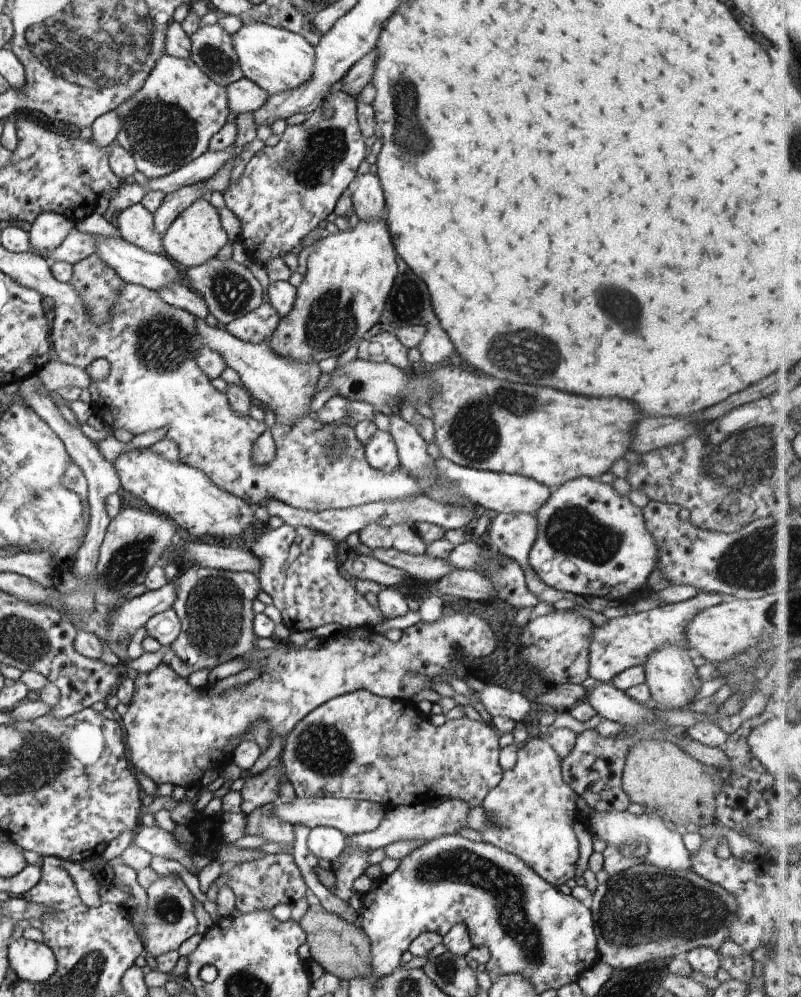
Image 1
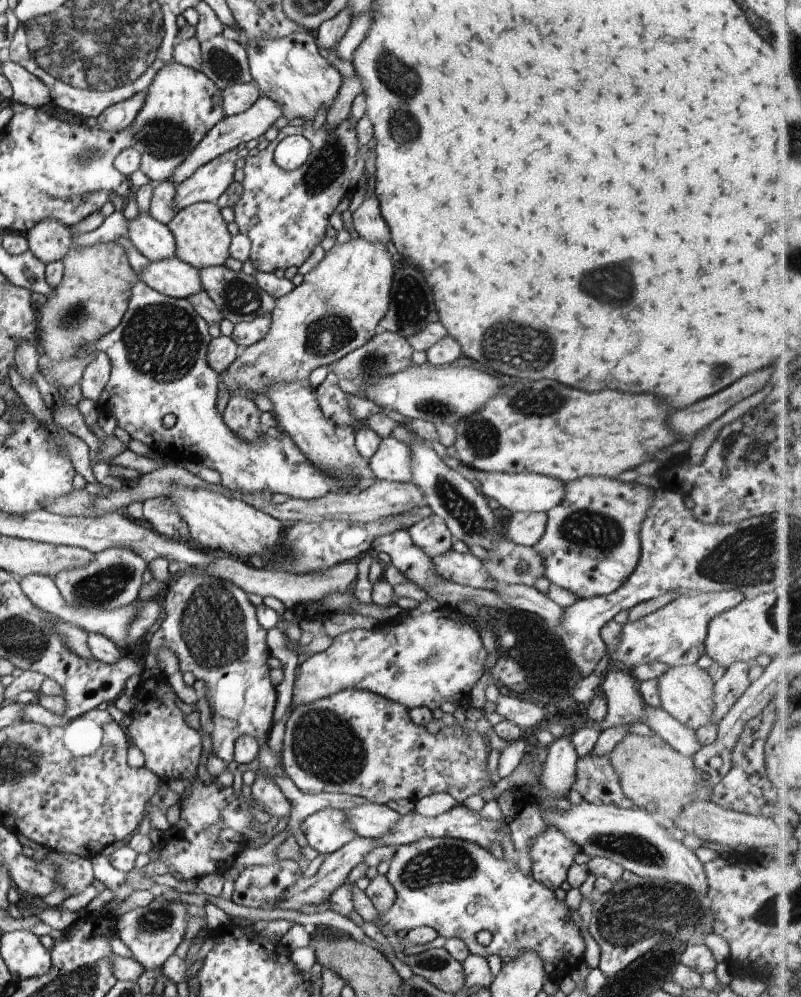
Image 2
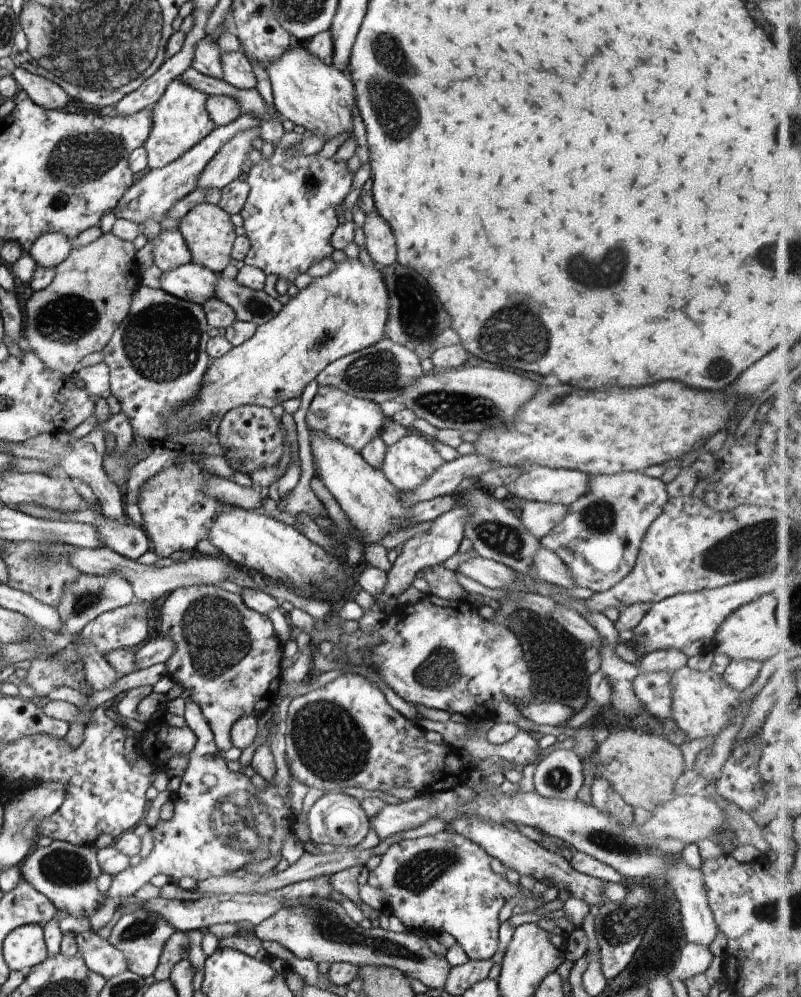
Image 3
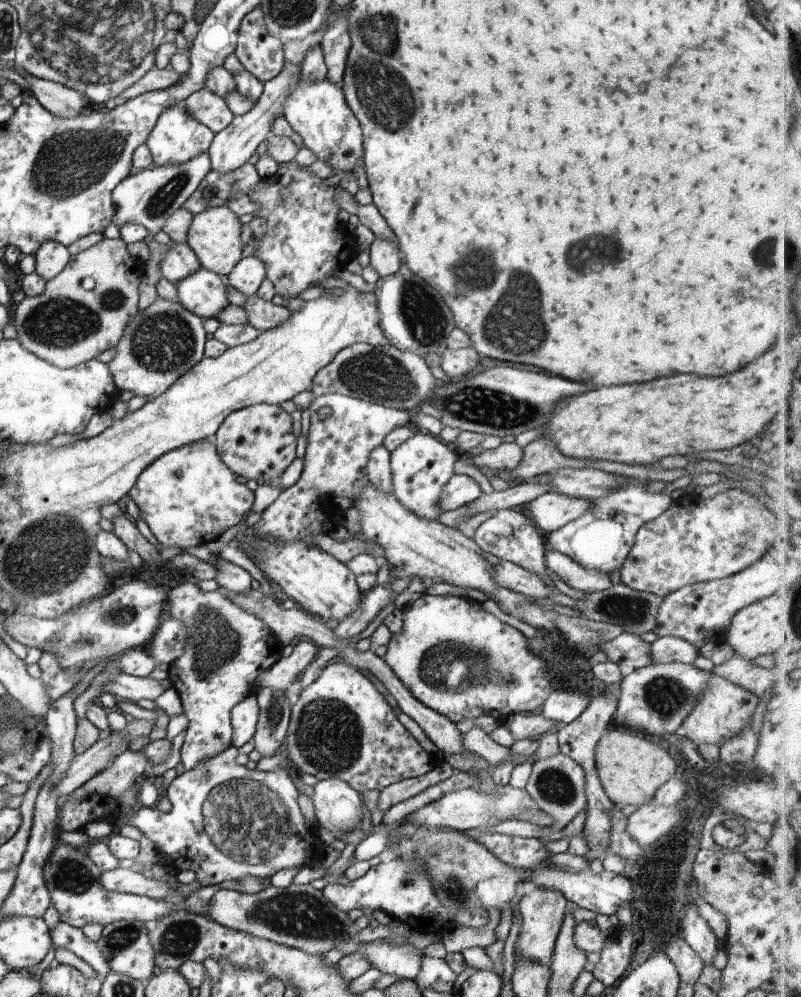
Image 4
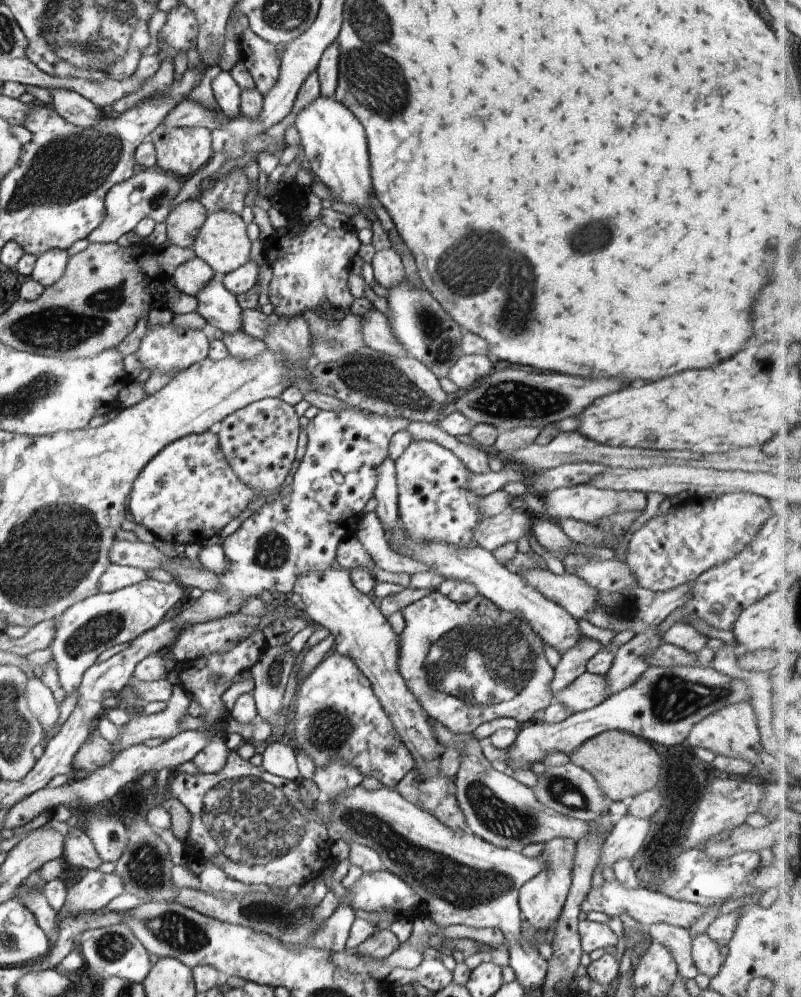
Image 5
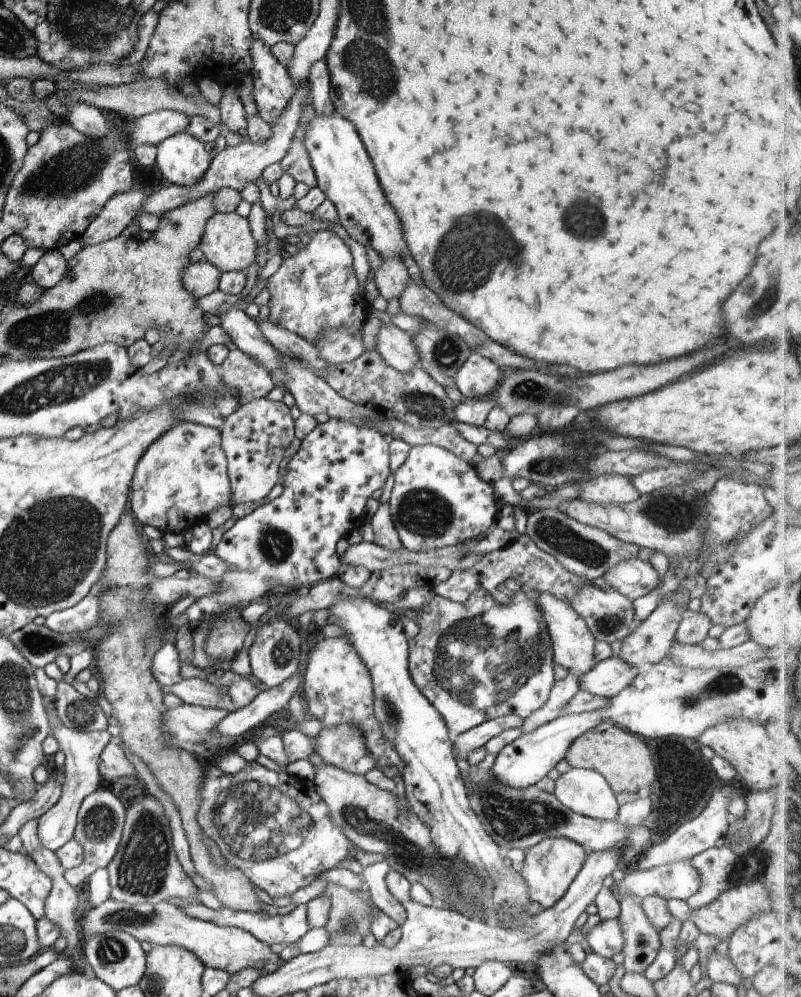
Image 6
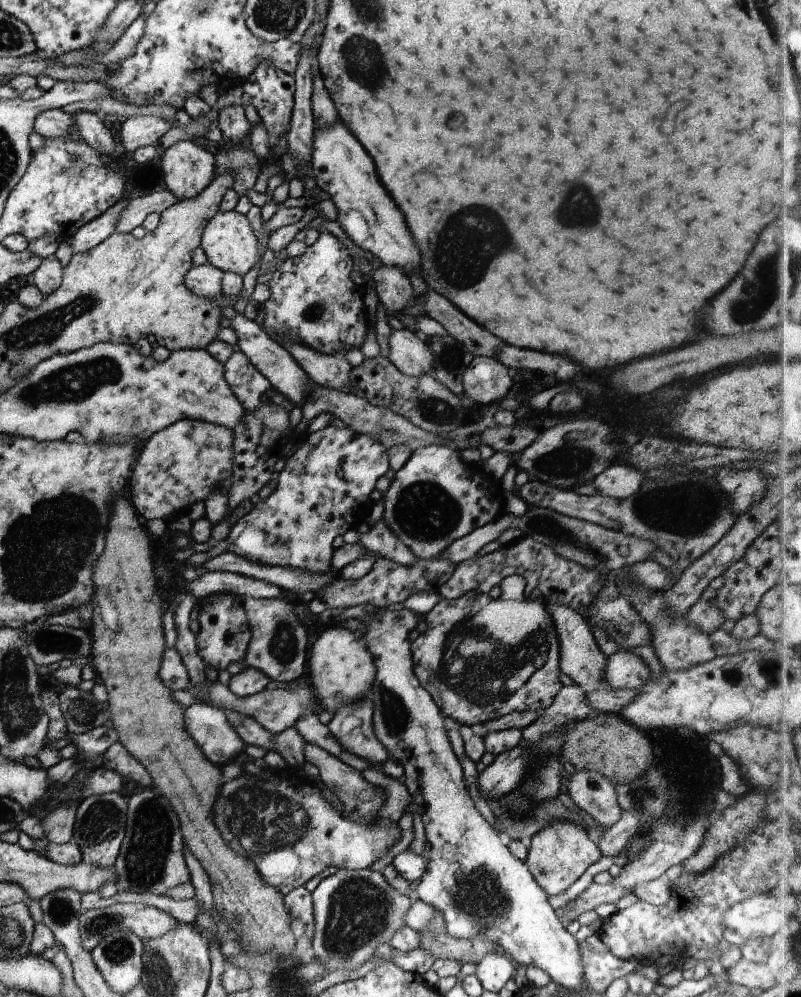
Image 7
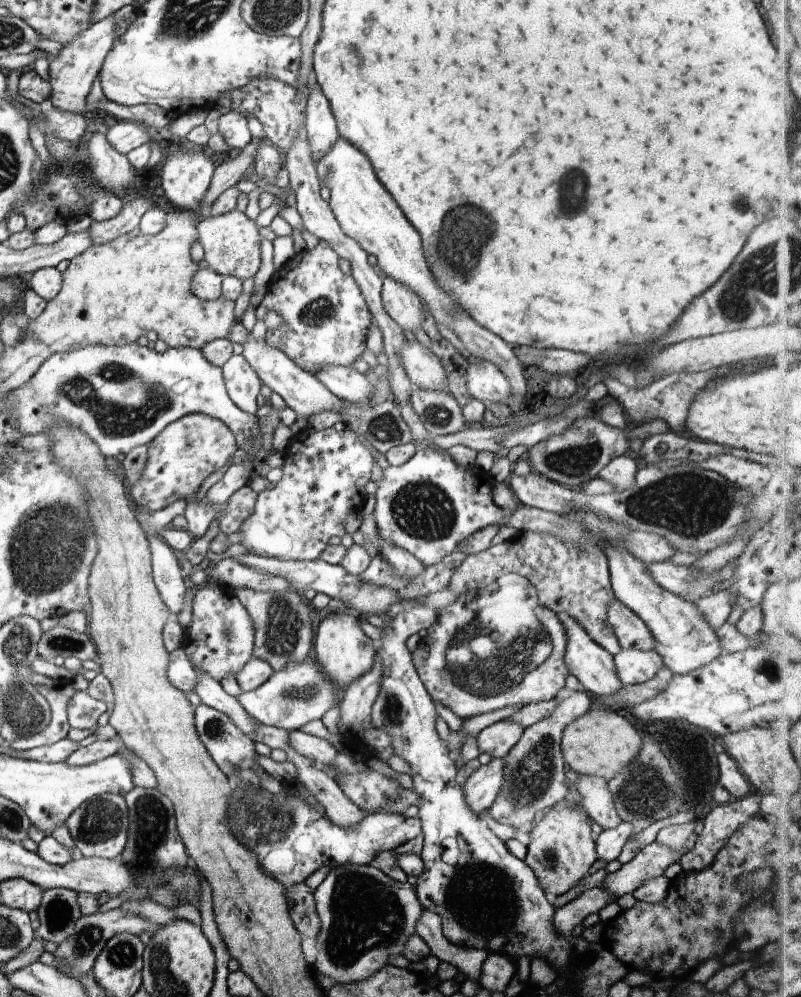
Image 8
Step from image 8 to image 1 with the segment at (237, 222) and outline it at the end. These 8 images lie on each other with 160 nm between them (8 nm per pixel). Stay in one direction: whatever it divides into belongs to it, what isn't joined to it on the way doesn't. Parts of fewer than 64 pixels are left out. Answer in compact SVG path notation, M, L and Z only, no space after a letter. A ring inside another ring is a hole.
M208 198L198 199L183 210L162 235L162 244L166 254L172 260L186 265L186 268L204 264L207 260L216 257L218 250L228 242L226 231L220 224L218 209L210 203Z

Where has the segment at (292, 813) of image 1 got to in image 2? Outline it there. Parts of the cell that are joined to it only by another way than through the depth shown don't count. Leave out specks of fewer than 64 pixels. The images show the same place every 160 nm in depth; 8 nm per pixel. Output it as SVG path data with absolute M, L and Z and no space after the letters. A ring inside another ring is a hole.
M366 802L343 810L347 812L347 820L358 836L367 839L378 839L383 834L393 829L402 816L387 805Z

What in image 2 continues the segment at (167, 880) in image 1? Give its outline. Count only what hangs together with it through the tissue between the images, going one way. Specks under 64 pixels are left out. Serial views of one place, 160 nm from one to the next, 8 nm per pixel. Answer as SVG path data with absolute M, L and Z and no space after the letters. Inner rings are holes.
M162 894L154 897L152 902L145 907L136 907L135 909L128 910L115 919L117 936L130 948L133 958L143 966L144 971L154 970L158 972L164 962L168 960L168 957L175 954L176 947L184 940L184 931L186 930L189 918L187 911L188 906L188 904L182 902L169 902Z

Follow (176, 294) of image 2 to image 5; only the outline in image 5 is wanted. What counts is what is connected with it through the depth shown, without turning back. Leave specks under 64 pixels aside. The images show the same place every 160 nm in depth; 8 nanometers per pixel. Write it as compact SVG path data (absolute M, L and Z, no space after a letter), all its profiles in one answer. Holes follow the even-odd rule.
M220 276L212 279L195 297L199 302L196 312L201 314L208 324L223 333L243 331L243 310L236 301L236 295L226 290Z

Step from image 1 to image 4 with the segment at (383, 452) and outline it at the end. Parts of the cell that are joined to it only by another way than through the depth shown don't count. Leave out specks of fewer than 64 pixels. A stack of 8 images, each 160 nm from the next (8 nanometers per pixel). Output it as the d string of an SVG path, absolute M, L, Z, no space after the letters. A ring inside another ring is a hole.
M416 432L390 454L393 494L410 512L416 512L420 518L428 518L428 521L436 521L442 513L438 508L442 488L455 476L454 463L460 458L455 448L438 436Z

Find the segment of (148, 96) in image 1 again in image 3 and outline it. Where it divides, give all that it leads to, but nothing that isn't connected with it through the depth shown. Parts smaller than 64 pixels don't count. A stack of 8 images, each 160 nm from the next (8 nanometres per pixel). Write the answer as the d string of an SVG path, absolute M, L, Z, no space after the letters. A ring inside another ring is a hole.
M174 79L168 84L164 94L151 108L152 128L150 136L143 144L151 169L162 168L165 164L179 159L214 130L214 121L210 118L205 105L208 97L178 79Z

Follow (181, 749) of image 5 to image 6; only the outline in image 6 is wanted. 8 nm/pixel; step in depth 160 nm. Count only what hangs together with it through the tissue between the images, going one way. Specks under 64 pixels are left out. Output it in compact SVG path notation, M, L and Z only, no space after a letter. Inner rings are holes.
M306 664L300 665L296 675L286 679L281 685L270 691L260 692L244 708L228 713L219 722L216 730L217 735L232 737L240 741L244 733L261 728L266 719L274 717L276 712L288 706L292 695L296 692L298 686L302 684L300 678L302 678L306 667Z

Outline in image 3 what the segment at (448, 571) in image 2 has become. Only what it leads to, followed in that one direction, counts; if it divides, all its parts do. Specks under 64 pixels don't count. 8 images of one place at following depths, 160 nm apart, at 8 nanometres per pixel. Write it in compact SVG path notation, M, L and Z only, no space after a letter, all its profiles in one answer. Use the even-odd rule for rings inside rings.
M480 555L460 564L456 572L480 582L486 588L506 588L518 580L514 569Z

